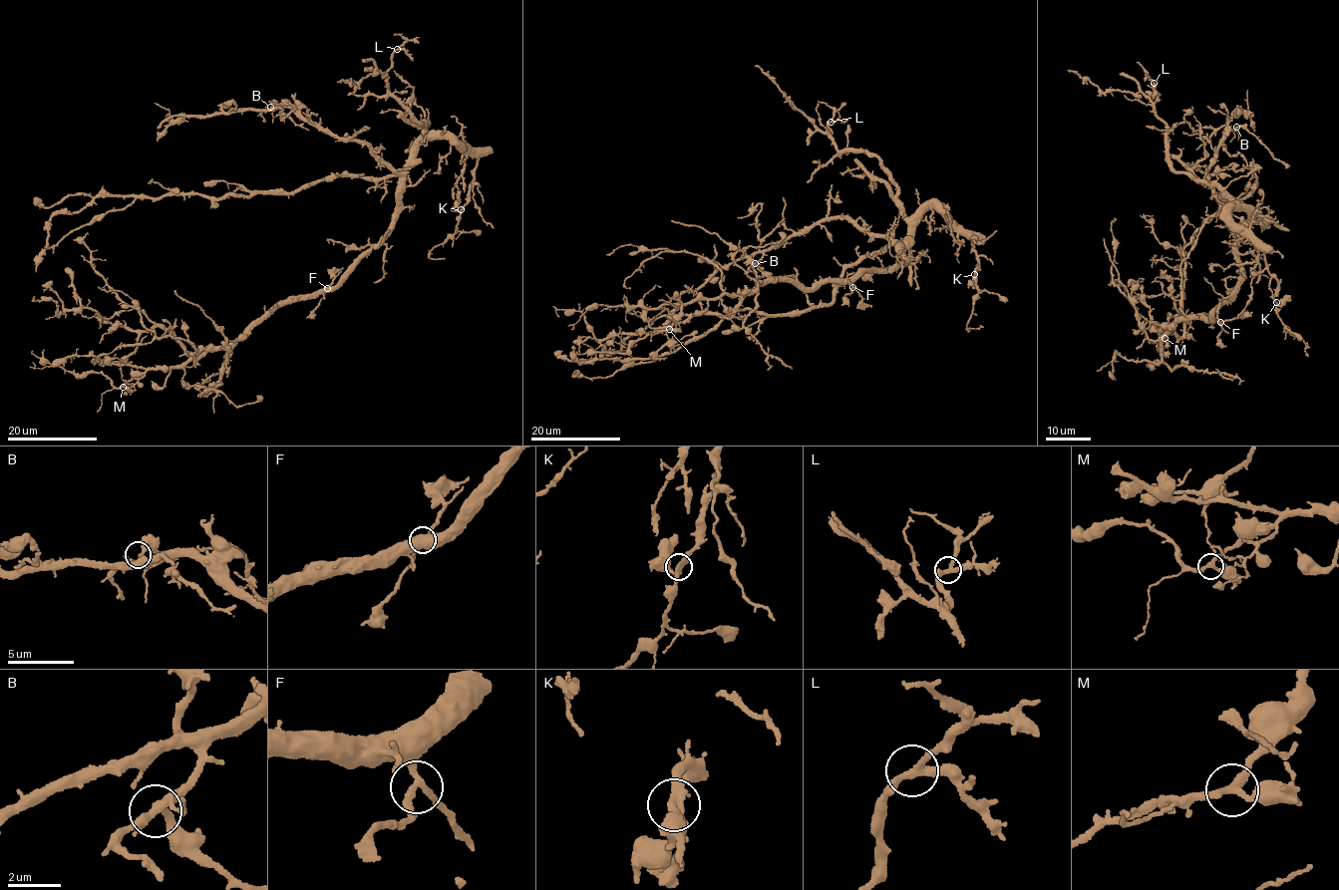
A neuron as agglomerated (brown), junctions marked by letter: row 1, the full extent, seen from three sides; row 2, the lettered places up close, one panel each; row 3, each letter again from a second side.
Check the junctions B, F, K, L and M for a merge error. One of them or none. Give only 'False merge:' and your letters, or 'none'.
False merge: none

